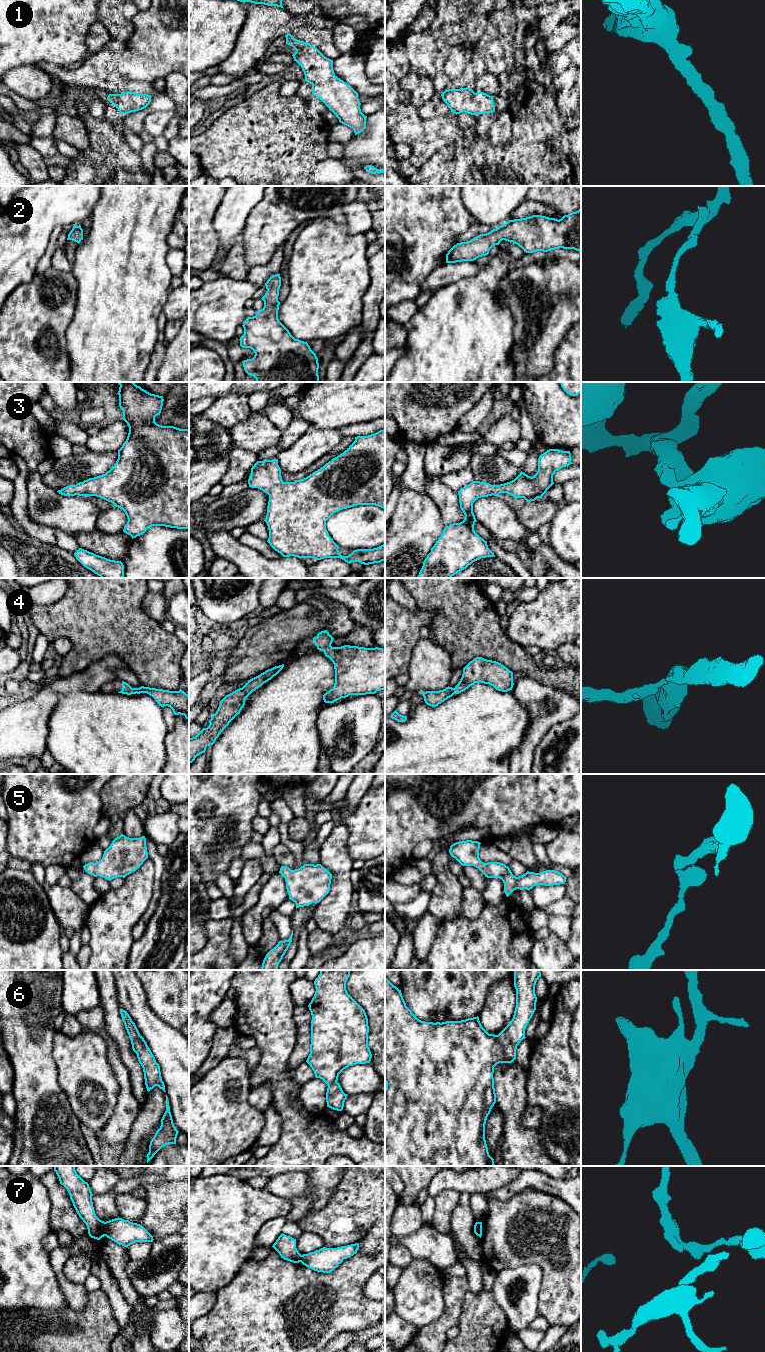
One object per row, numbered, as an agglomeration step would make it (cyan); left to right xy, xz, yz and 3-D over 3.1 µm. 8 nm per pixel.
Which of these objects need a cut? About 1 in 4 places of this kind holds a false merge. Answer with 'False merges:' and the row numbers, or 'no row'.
False merges: 7

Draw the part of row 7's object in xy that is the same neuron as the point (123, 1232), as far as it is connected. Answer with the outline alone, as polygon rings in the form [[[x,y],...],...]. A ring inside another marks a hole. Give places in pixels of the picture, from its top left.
[[[115,1218],[105,1222],[105,1236],[119,1245],[128,1247],[135,1242],[153,1242],[153,1236],[140,1224]]]

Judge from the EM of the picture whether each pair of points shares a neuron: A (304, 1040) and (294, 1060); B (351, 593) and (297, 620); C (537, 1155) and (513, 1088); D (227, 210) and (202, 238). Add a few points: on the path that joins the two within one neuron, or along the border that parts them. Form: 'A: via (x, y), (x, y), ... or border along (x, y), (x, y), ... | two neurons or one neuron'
A: via (302, 1045), (299, 1055) | one neuron
B: border along (324, 598), (341, 603), (351, 618) | two neurons
C: via (520, 1138), (513, 1131), (513, 1105) | one neuron
D: border along (219, 203), (213, 220), (213, 228), (220, 245) | two neurons

